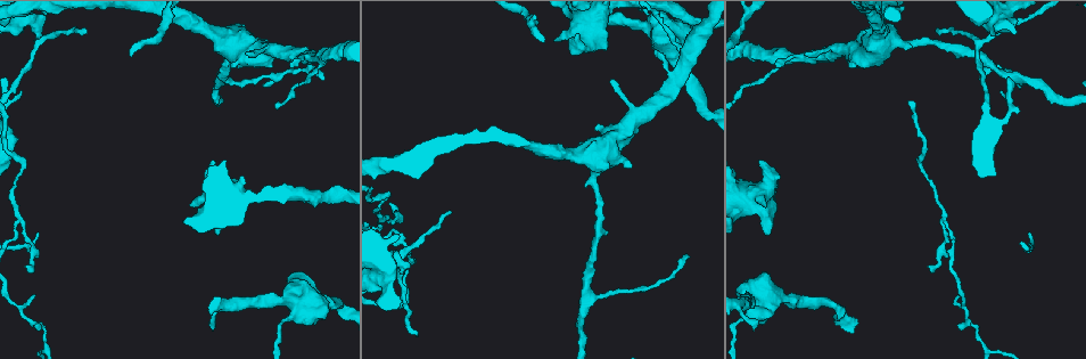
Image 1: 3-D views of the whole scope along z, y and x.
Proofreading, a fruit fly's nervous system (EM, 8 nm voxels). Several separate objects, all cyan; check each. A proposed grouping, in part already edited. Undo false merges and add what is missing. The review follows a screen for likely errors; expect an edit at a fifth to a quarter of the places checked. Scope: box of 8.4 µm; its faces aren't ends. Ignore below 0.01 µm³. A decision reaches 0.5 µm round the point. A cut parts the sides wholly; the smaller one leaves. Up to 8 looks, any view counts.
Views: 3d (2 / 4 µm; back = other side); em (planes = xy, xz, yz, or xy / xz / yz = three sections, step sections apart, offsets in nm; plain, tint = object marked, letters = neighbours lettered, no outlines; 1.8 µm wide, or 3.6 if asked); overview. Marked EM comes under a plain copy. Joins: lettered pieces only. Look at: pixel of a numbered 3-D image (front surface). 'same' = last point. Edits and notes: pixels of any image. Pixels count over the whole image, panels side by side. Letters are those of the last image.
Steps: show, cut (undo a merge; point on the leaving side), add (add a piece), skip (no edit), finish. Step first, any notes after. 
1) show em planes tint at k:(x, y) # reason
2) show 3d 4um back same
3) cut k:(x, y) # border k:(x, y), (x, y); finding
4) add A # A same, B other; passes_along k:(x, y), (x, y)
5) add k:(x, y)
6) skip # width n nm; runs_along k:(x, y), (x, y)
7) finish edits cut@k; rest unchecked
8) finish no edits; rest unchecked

show em planes tint at 1:(944, 230) # arms part here

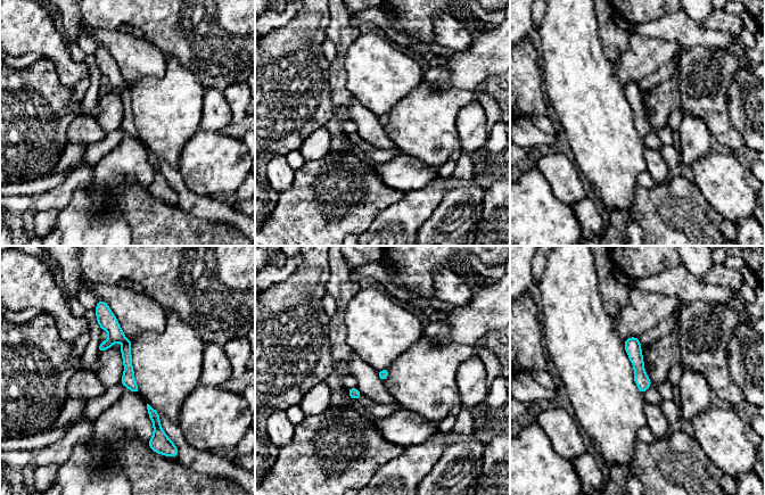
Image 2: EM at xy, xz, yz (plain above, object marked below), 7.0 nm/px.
show em planes letters same # see the neighbours

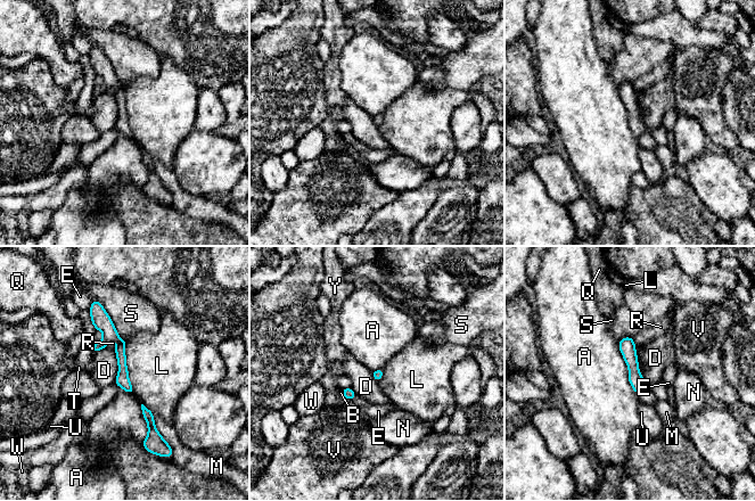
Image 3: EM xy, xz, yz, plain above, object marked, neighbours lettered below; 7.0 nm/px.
skip # width 70 nm; A other, B other, D other, E other, L other, M other, N other, Q other, R other, S other, T other, U other, V other, W other, Y other; runs_along 3:(98, 310), (120, 342), (129, 388); one neuron here

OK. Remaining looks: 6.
show 3d 2um at 1:(983, 41) # thin arm on a thick one

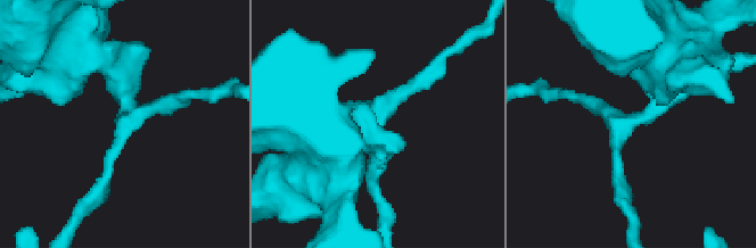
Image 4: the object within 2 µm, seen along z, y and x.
show em planes tint at 4:(377, 121) # now the EM

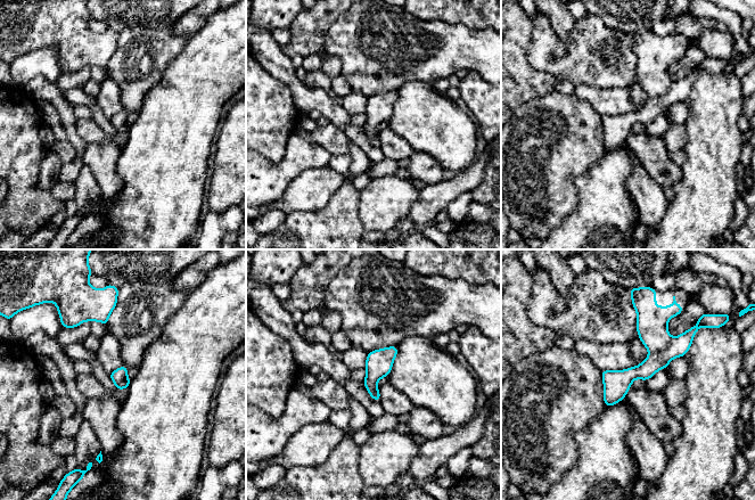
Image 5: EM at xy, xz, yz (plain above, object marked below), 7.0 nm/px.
show em planes letters same

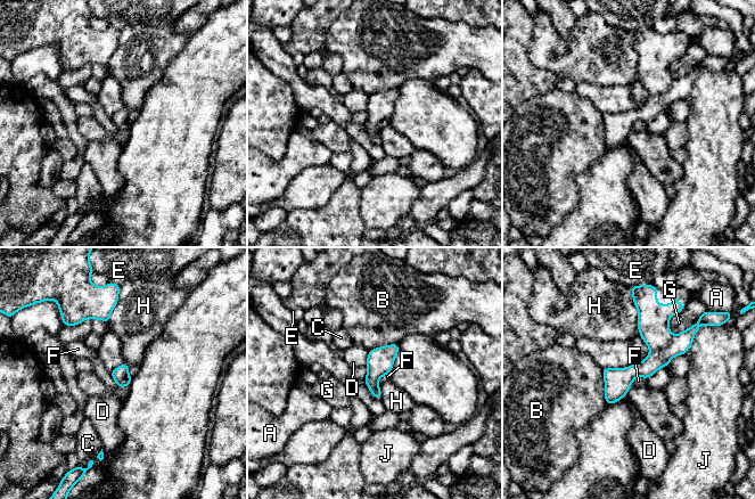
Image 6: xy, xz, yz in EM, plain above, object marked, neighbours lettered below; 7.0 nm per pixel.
cut 6:(680, 343) # width 110 nm; A other, B other, C other, D other, E other, F other, G other, H other, J other; border 6:(673, 336), (664, 348), (650, 350); two neurons meet here

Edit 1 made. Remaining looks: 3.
show 3d 4um at 1:(919, 44) # calibre changes

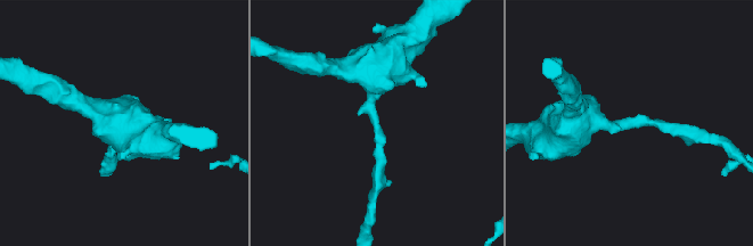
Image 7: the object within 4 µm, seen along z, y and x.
show em planes letters at 7:(630, 121) # arm_widths 180, 500 nm; now the EM

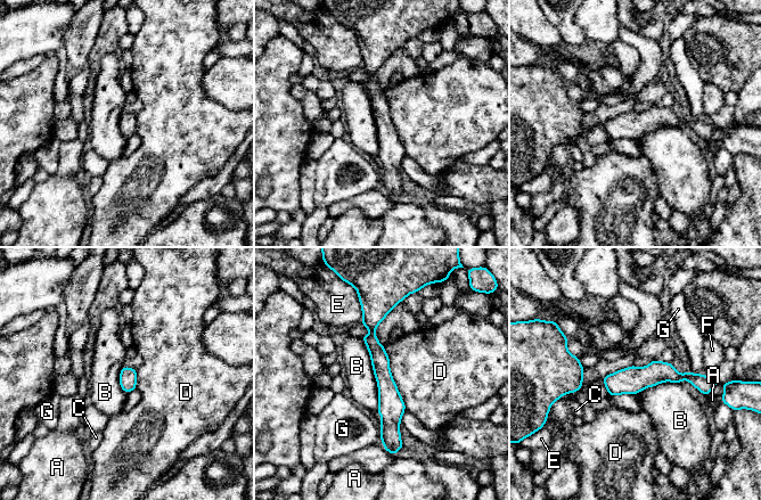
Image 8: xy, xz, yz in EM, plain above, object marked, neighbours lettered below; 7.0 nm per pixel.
skip # A other, B other, C other, D other, E other, F other, G other; runs_along 8:(376, 306), (373, 345), (389, 395), (387, 443); continuous, no second neuron

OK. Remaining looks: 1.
finish edits cut@6; rest unchecked

